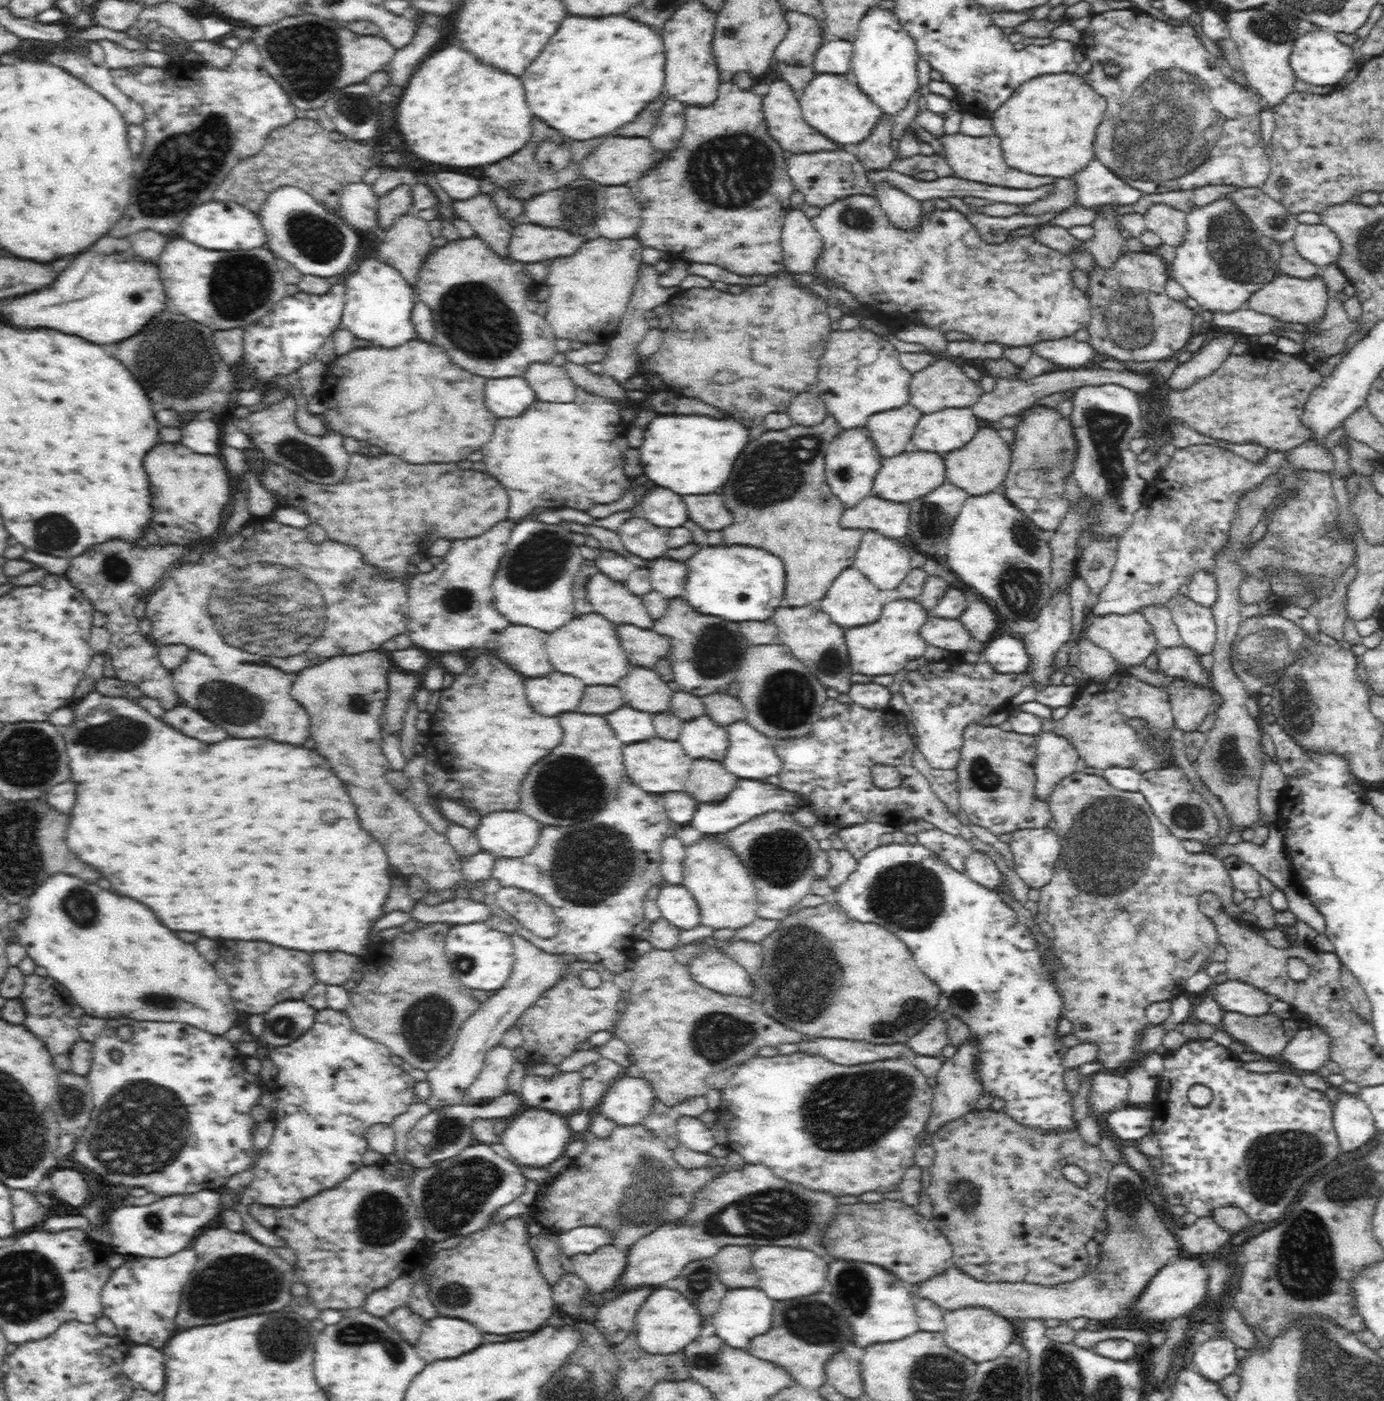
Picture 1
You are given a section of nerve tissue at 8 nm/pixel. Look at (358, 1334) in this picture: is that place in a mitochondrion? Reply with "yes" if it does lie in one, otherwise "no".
yes

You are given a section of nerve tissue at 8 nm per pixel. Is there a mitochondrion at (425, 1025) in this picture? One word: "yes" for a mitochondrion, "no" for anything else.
yes

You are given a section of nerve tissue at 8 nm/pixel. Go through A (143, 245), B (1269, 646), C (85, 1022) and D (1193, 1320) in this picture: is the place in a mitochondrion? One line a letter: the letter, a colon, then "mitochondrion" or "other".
A: other
B: mitochondrion
C: other
D: other

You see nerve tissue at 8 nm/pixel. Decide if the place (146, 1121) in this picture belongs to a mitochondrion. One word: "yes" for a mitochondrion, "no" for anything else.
yes

